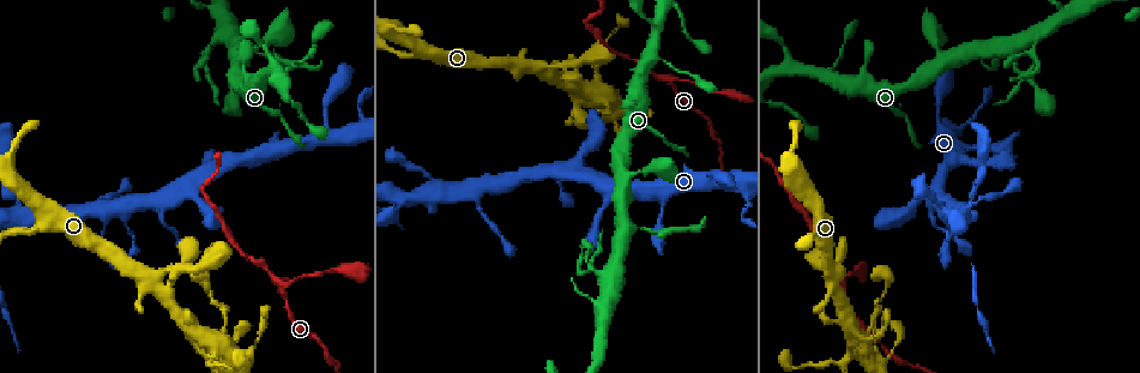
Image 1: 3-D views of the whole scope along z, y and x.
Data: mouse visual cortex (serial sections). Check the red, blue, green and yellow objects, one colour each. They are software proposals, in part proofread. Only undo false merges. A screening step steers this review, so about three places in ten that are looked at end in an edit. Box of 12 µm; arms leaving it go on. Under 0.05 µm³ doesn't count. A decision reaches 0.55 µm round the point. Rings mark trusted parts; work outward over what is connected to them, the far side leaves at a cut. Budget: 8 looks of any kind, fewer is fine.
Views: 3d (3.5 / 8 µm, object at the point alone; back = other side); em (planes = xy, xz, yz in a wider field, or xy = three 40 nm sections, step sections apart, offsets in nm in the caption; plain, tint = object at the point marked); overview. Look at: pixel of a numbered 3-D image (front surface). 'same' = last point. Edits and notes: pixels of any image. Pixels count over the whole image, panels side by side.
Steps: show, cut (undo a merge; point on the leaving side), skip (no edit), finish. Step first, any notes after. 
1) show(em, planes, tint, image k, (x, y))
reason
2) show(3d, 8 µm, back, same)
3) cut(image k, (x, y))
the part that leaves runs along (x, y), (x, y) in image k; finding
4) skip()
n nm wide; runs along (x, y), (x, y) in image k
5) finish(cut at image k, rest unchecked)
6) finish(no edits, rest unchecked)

show(3d, 3.5 µm, back, image 1, (1035, 50))
calibre changes

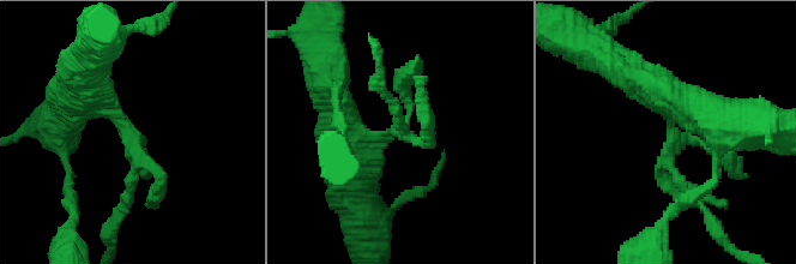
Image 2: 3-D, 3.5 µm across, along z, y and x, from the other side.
show(em, xy, step 1, tint, image 2, (127, 127))
shape alone is not enough

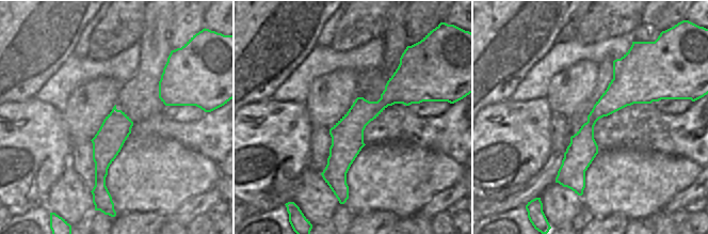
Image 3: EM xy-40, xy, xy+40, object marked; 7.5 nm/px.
skip()
runs along (680, 102), (664, 102), (670, 168), (692, 198) in image 2; continuous, no second cell

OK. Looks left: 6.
show(3d, 3.5 µm, back, image 1, (552, 168))
thin arm on a thick one

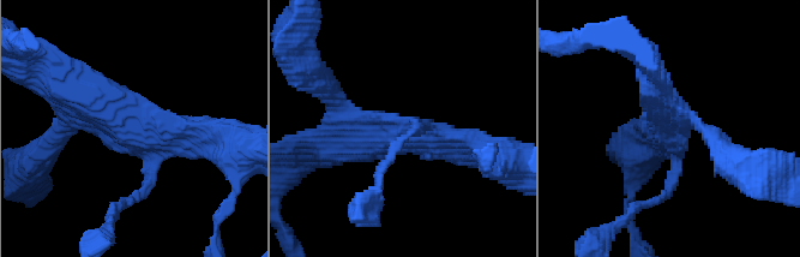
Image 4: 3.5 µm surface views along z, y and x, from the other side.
show(em, xy, step 1, tint, image 4, (135, 125))
3 arms; arms of 150, 400, 450 nm

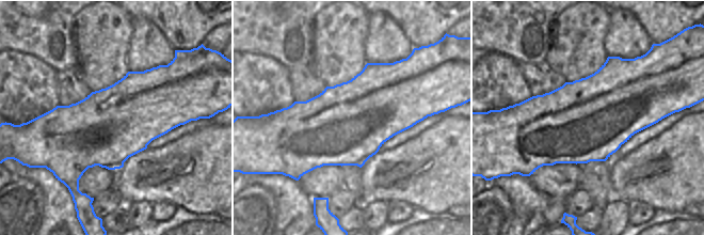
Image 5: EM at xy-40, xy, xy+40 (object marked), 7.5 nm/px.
show(em, planes, tint, same)

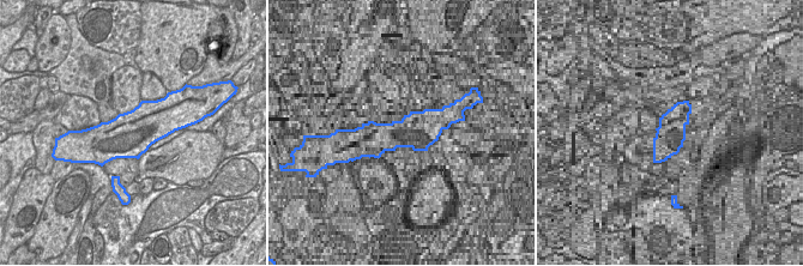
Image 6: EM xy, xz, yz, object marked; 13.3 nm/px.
skip()
runs along (70, 84), (137, 125), (214, 136) in image 4; all the same cell

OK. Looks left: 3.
show(3d, 8 µm, image 1, (219, 334))
thin arm on a thick one

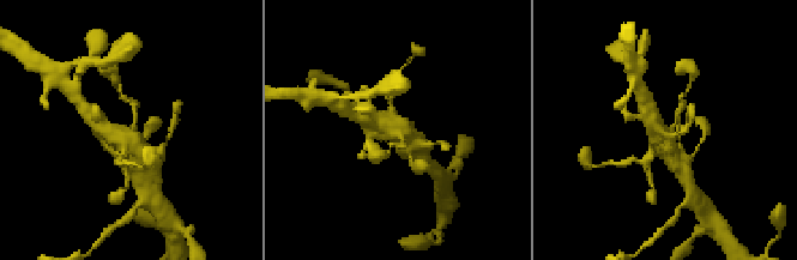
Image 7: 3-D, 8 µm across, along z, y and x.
show(3d, 3.5 µm, back, image 7, (132, 130))
zoom in

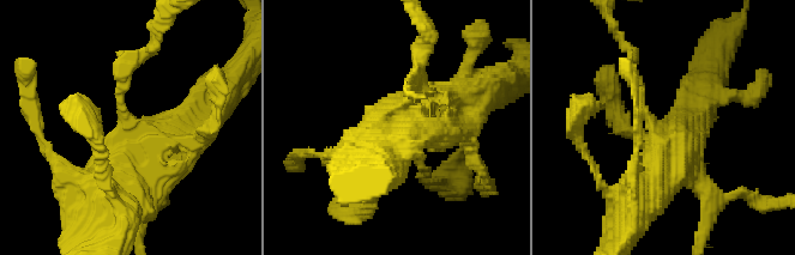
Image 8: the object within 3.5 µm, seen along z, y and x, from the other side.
show(em, xy, step 5, tint, image 8, (658, 125))

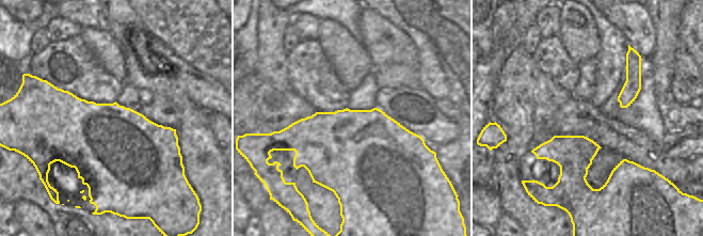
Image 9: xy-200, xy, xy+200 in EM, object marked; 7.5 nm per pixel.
skip()
600 nm wide; runs along (459, 98), (397, 120), (338, 159) in image 8; all the same cell

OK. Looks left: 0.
finish(no edits, rest unchecked)

